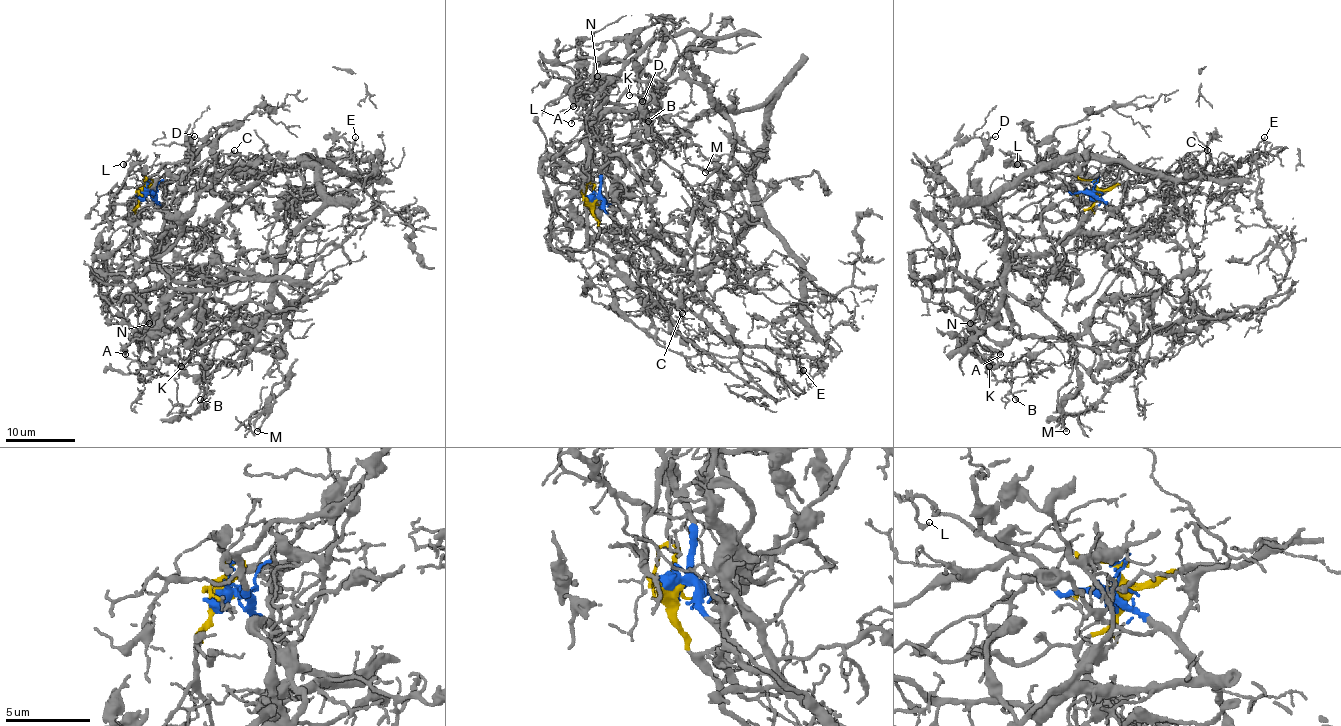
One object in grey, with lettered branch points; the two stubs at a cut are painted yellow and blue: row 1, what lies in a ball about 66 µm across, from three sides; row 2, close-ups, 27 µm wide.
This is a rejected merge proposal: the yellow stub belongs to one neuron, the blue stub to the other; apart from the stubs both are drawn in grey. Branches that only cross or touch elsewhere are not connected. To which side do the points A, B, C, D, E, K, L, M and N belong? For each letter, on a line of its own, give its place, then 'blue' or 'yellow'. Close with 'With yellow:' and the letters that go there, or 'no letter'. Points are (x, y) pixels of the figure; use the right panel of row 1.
A: (1000, 354) | blue
B: (1015, 399) | blue
C: (1207, 150) | yellow
D: (995, 136) | blue
E: (1264, 137) | yellow
K: (989, 366) | blue
L: (1017, 164) | yellow
M: (1066, 431) | blue
N: (970, 323) | blue
With yellow: C, E, L

